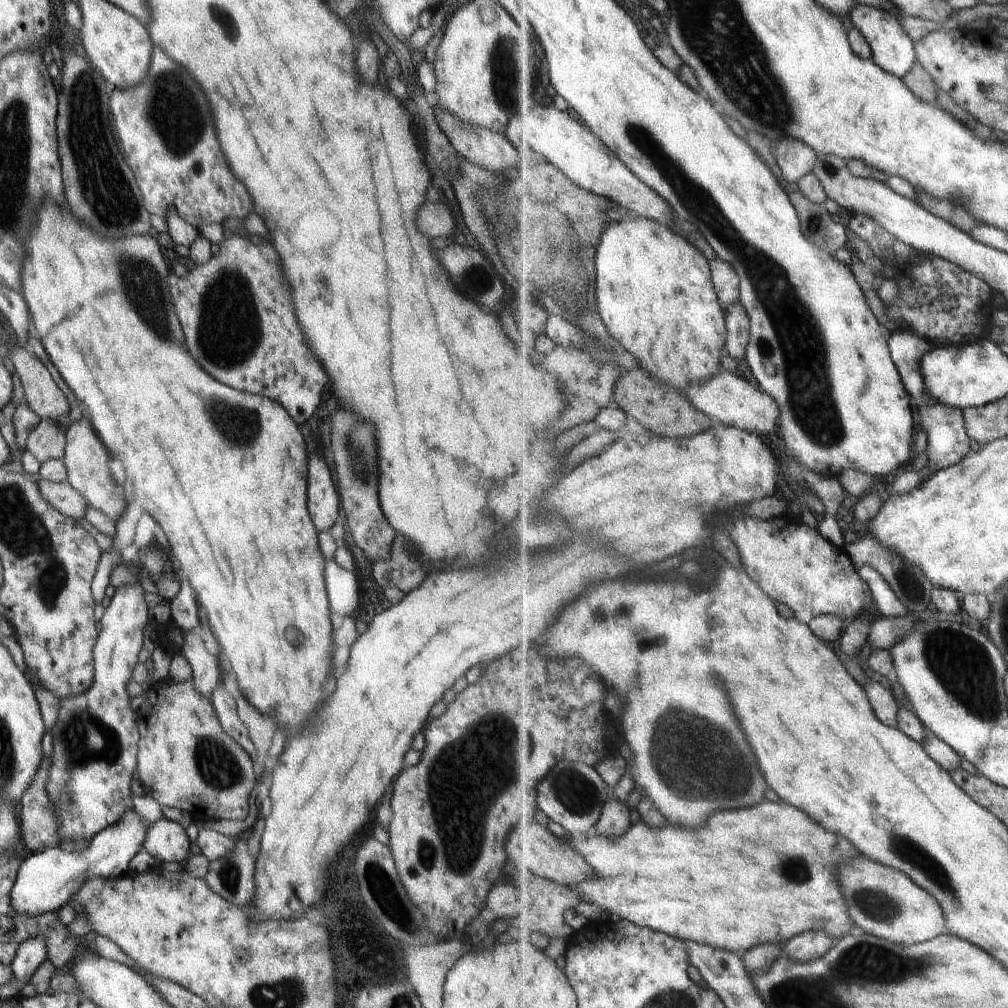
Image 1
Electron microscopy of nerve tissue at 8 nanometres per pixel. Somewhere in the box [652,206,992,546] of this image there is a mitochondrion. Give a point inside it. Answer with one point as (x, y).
(813, 222)

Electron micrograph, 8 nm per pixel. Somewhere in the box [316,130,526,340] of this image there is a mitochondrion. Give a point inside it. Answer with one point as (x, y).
(482, 194)

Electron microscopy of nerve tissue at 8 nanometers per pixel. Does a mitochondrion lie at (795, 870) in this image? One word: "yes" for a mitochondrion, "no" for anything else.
yes

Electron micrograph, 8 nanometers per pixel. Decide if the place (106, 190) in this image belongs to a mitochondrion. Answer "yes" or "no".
yes

